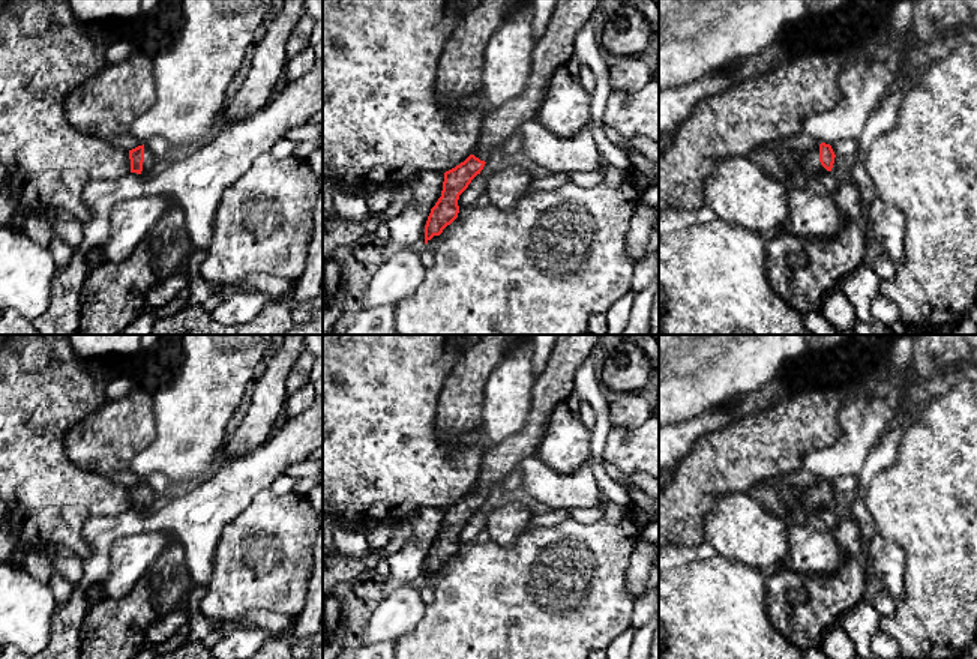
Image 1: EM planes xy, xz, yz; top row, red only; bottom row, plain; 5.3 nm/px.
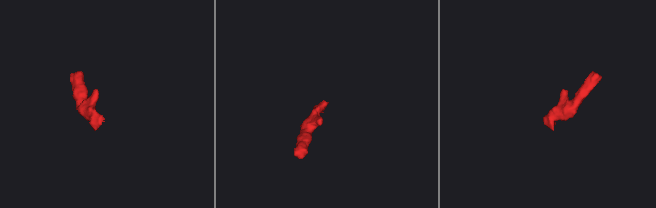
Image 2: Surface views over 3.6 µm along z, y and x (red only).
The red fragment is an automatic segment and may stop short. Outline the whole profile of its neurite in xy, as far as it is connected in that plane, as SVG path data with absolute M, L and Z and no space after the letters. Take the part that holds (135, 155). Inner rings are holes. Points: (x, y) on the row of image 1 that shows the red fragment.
M143 144L129 150L131 173L147 174L156 164L156 156Z

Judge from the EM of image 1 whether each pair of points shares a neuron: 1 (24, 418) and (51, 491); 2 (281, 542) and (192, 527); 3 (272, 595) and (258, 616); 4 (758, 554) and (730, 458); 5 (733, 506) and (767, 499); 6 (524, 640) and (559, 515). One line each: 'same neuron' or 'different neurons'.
1: same neuron
2: different neurons
3: different neurons
4: different neurons
5: different neurons
6: different neurons

